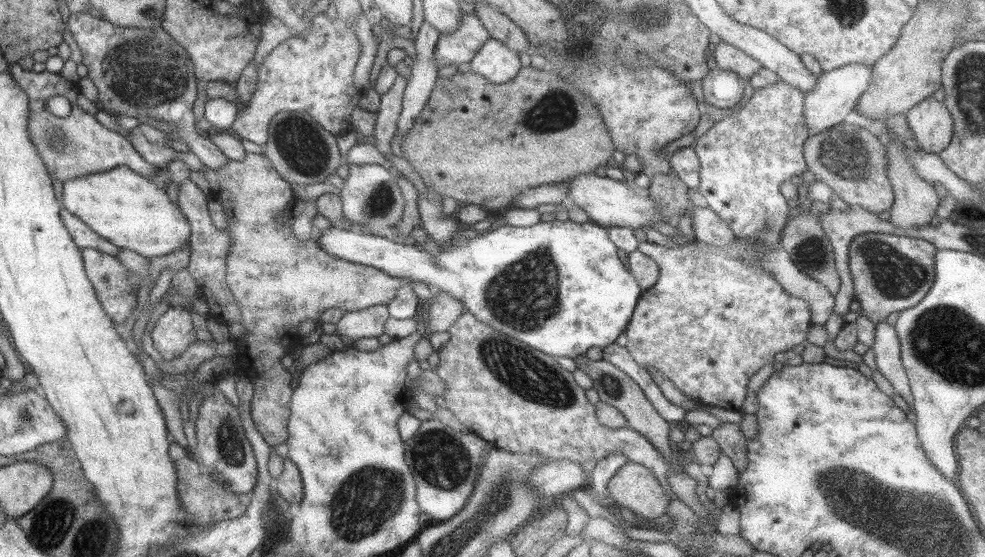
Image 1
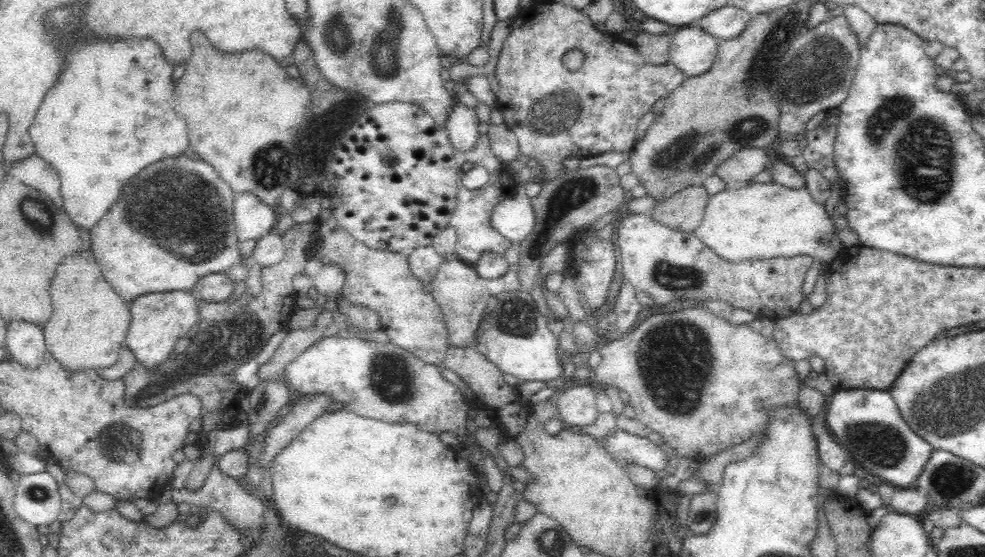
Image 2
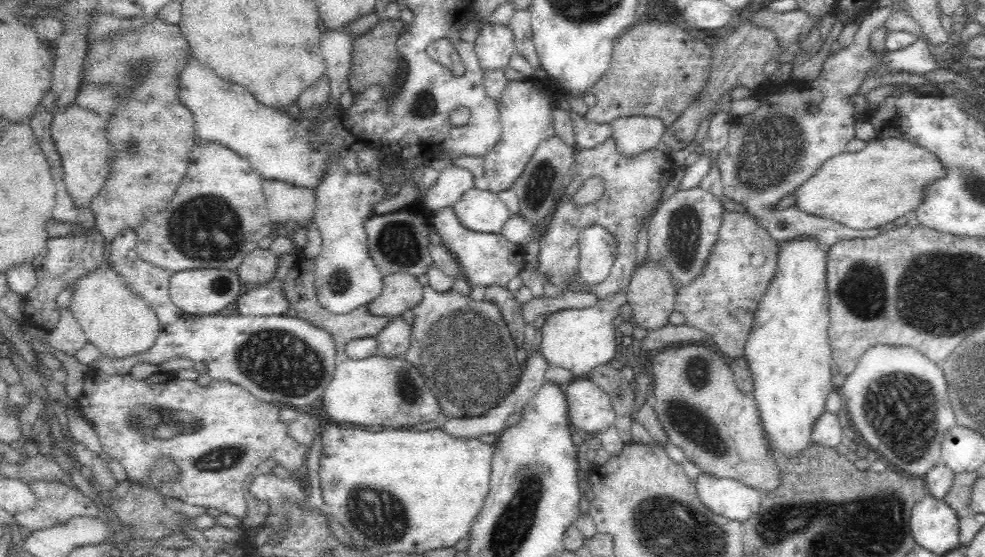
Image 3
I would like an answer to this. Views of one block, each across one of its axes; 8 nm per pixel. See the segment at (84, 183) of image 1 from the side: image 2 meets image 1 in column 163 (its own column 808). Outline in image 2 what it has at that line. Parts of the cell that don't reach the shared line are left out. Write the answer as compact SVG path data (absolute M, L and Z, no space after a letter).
M772 181L750 182L738 190L724 189L711 196L707 202L702 223L696 227L694 234L720 257L732 262L808 255L813 259L831 263L844 248L837 235L833 218L826 213L825 204L816 202L805 186L788 188Z

